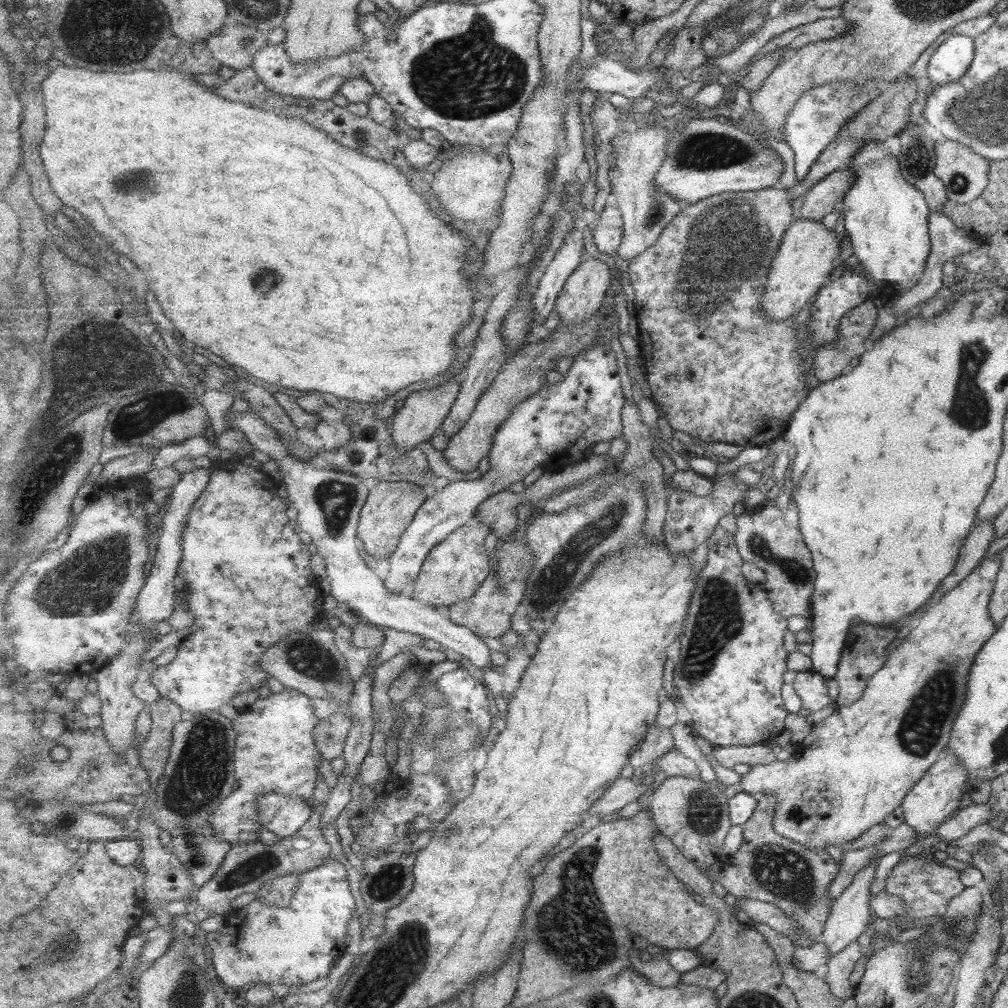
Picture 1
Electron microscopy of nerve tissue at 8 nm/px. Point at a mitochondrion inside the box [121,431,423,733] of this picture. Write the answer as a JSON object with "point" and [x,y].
{"point":[335,499]}

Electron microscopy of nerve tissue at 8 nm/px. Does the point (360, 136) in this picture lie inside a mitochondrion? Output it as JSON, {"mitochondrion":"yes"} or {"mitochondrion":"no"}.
{"mitochondrion":"no"}

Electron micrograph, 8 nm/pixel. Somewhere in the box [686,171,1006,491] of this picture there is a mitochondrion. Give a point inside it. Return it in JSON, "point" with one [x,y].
{"point":[969,400]}

